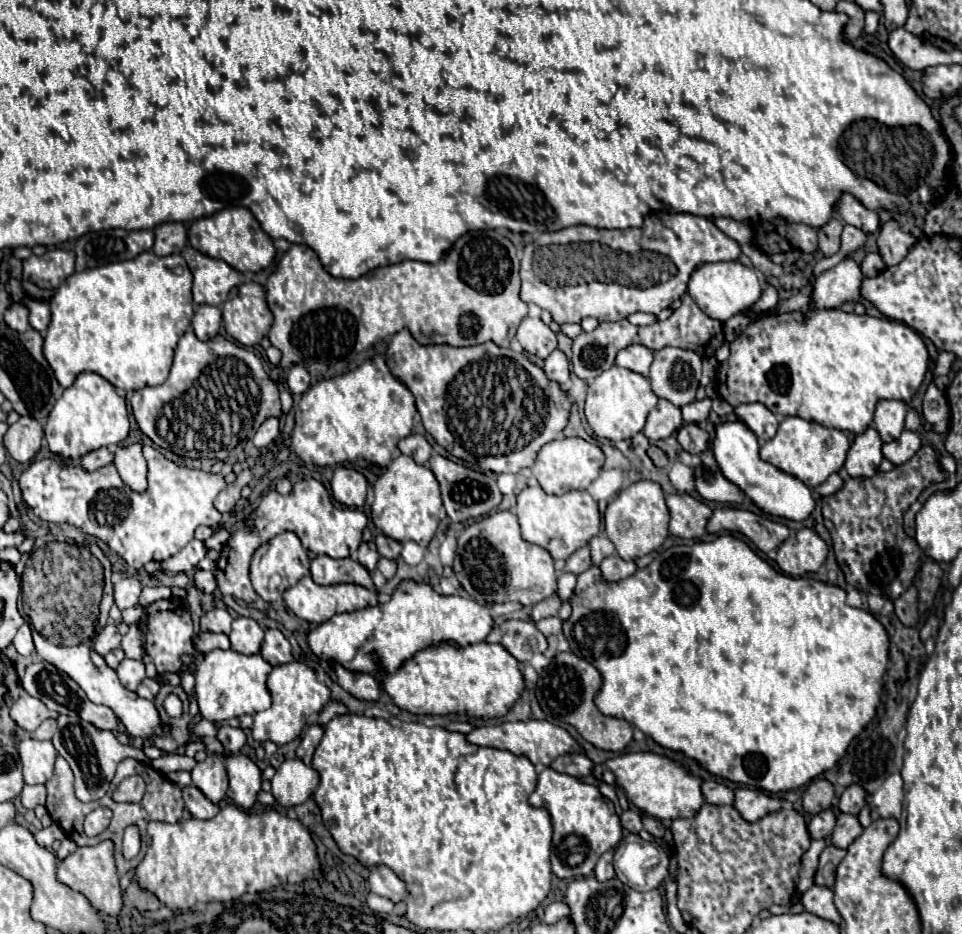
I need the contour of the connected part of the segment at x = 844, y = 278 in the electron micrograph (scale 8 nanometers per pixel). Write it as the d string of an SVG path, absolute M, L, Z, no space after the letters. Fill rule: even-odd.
M848 255L836 267L816 277L816 285L812 289L814 307L834 309L840 307L844 301L854 301L854 303L860 301L866 307L870 307L870 303L860 297L862 279L864 276L860 266Z

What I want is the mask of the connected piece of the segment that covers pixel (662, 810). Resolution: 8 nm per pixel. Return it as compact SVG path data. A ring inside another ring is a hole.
M650 751L622 753L620 757L608 759L606 767L616 775L616 781L626 791L628 799L640 811L644 811L656 819L672 821L678 817L694 817L706 801L702 795L702 789L700 789L702 779L688 773L678 761L668 759L664 755L656 755Z

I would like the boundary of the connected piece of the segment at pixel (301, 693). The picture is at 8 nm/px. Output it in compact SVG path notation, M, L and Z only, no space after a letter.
M300 661L276 665L268 675L268 689L272 693L272 707L256 713L252 725L252 737L260 743L274 741L276 745L284 745L294 741L308 723L308 717L312 721L320 713L320 709L330 701L330 689L316 679L314 669Z

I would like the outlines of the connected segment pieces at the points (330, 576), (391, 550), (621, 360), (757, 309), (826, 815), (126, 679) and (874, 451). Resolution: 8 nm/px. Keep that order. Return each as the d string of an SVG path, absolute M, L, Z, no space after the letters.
M318 555L318 557L312 559L310 573L312 573L312 579L318 585L356 583L356 585L362 585L366 589L374 589L370 571L362 563L358 563L350 557L332 559L328 555Z
M378 533L374 541L376 541L376 547L378 547L378 553L384 555L384 557L388 557L388 559L392 559L392 561L396 559L396 553L400 553L400 543L394 541L394 539L390 539L384 533Z
M628 345L618 351L616 355L616 365L626 367L630 371L636 371L644 377L648 377L648 369L652 363L652 351L644 345Z
M766 287L764 291L762 291L762 295L760 295L760 299L750 307L754 313L766 313L766 311L774 311L776 309L776 303L778 303L778 291L776 291L776 287Z
M828 807L828 809L820 811L818 815L814 815L812 821L808 823L810 837L812 837L812 839L826 839L826 837L832 835L834 825L836 825L836 817L834 817L832 809Z
M124 659L118 667L116 667L116 673L122 681L122 685L126 689L132 689L136 691L136 685L146 677L144 673L144 663L138 661L138 659Z
M872 425L860 435L854 437L848 455L846 455L846 471L850 477L872 477L872 473L878 471L878 465L882 461L882 441L880 435Z

